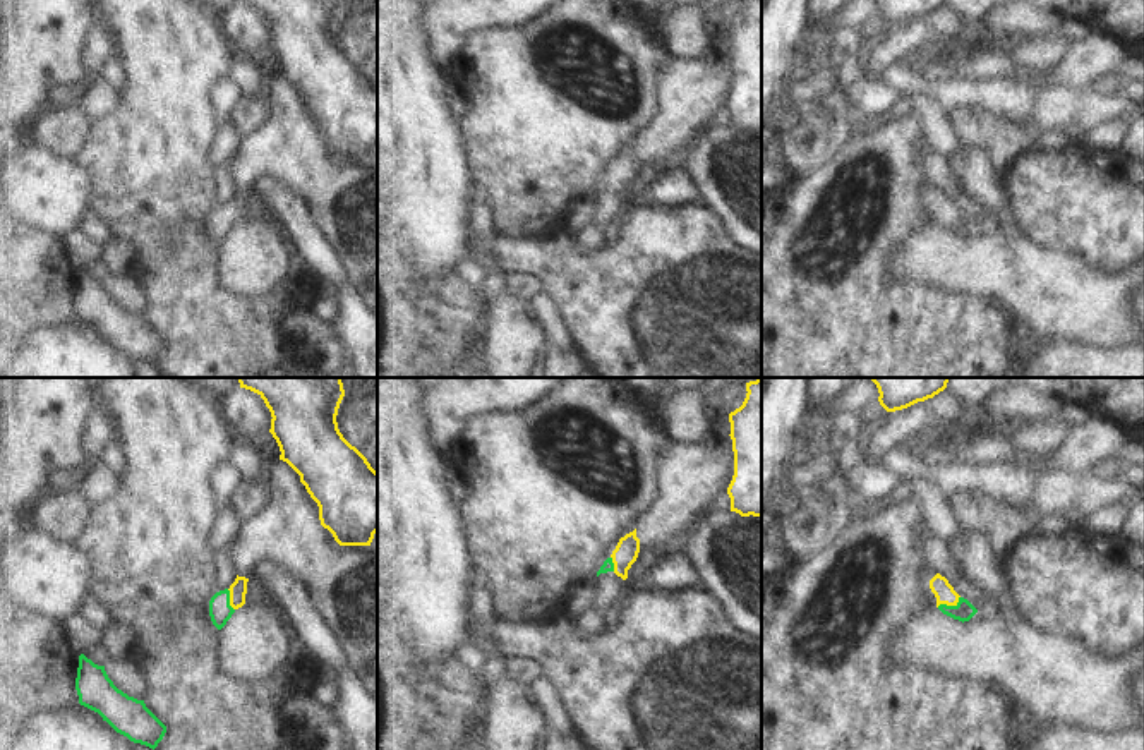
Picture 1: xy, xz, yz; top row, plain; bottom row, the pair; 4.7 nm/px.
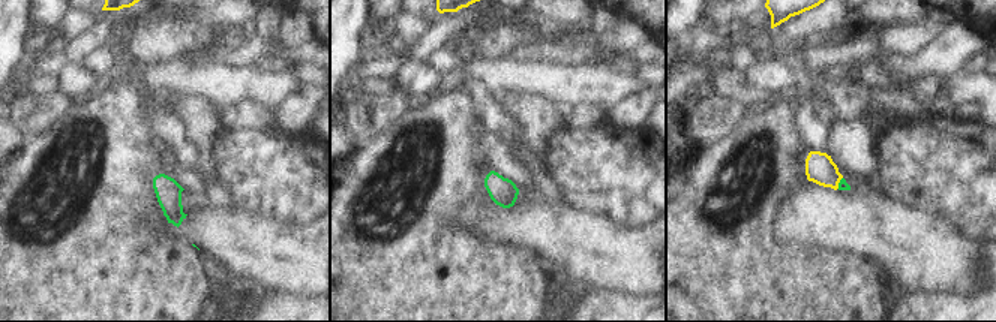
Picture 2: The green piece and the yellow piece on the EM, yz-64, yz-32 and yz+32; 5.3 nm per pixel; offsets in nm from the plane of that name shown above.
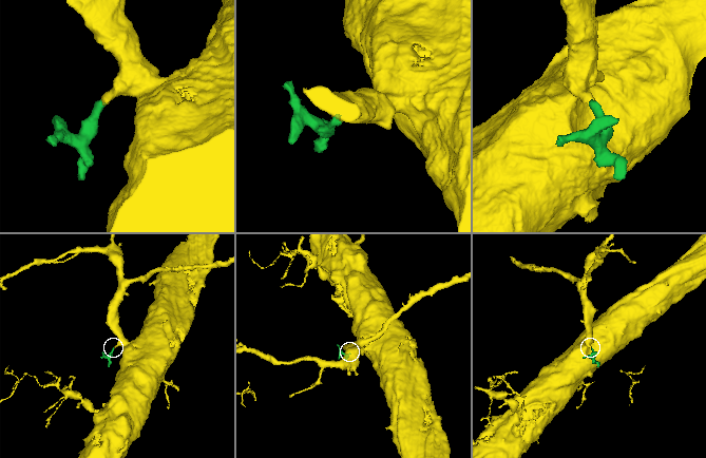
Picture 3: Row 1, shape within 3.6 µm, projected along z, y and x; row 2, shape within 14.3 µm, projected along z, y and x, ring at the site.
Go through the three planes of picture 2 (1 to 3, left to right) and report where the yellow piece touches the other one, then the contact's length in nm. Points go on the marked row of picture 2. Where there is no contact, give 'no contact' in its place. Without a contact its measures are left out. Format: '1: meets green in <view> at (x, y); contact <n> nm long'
1: no contact
2: no contact
3: meets green in yz+32 at (839, 183); contact 70 nm long

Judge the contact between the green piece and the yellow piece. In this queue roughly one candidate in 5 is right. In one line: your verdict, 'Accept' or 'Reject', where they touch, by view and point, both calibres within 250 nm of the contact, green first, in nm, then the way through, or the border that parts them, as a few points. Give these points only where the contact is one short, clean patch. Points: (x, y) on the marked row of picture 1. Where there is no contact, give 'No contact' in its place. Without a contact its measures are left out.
Accept. Touches green at yz (949, 606). Thickness 90 nm (green) against 90 nm. Path across: yz (964, 610), (949, 606), (944, 592)

